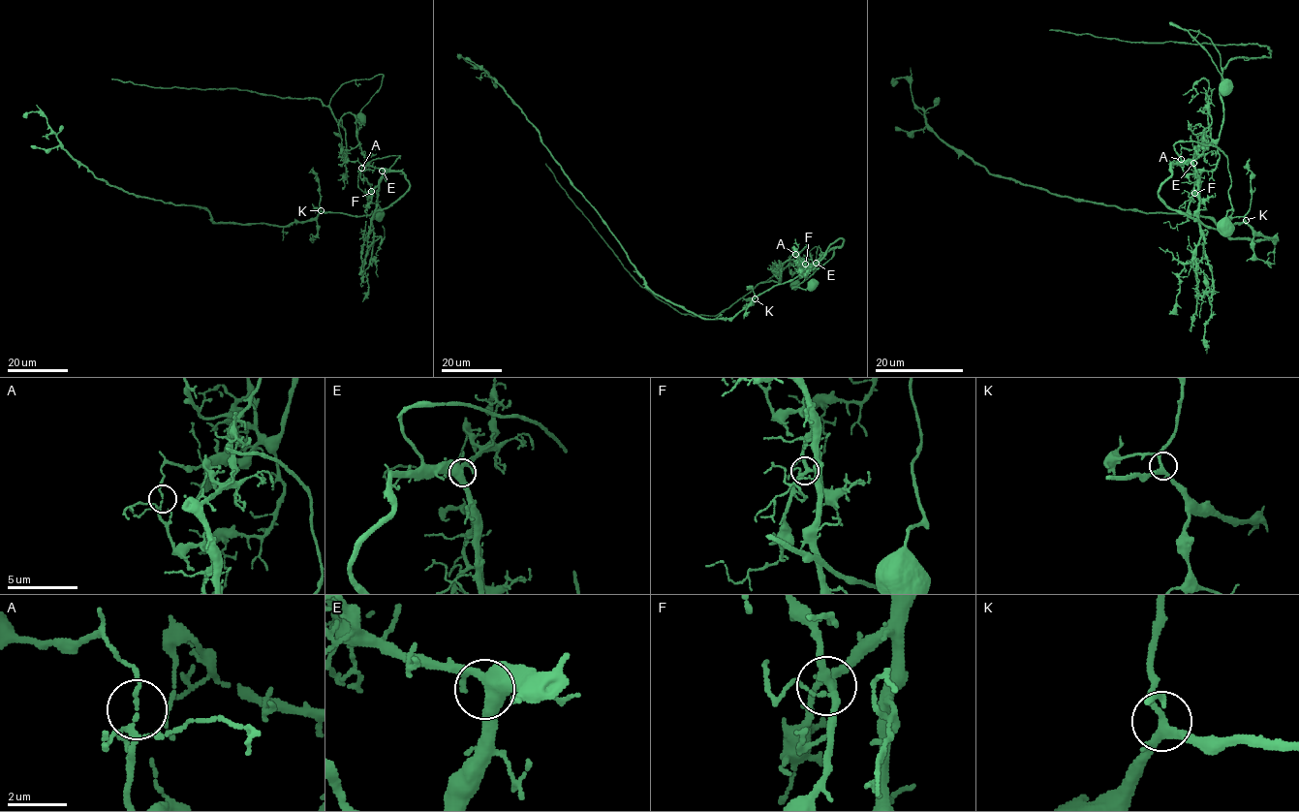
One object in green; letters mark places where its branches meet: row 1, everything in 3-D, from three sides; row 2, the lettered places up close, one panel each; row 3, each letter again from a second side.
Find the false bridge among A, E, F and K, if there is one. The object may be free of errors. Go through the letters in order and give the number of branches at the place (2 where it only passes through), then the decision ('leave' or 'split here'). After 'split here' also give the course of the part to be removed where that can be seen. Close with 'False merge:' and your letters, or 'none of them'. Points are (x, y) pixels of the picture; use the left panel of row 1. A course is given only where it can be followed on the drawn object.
A: 4 | split here | (361, 168), (357, 161), (345, 159), (345, 129), (316, 98), (235, 89), (152, 87), (111, 79)
E: 4 | leave
F: 6 | leave
K: 4 | leave
False merge: A

